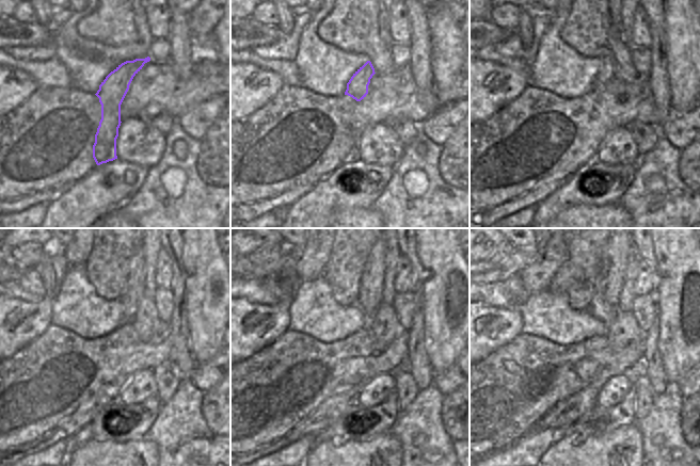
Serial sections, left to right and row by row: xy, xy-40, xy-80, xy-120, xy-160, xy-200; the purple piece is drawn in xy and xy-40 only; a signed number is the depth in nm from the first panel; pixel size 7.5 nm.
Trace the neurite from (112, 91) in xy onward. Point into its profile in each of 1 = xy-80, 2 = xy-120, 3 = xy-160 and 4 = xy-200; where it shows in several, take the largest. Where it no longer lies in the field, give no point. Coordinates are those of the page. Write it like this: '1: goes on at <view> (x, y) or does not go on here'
1: goes on at xy-80 (605, 74)
2: goes on at xy-120 (130, 298)
3: goes on at xy-160 (371, 284)
4: goes on at xy-200 (616, 254)

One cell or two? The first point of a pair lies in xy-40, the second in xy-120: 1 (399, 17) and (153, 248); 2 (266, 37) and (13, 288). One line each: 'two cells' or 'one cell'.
1: two cells
2: two cells

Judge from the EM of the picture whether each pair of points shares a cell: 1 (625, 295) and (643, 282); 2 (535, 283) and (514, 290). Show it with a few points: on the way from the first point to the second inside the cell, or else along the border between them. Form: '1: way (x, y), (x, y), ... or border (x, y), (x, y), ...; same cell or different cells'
1: border (637, 264), (634, 294); different cells
2: border (518, 274), (523, 287), (529, 293); different cells

